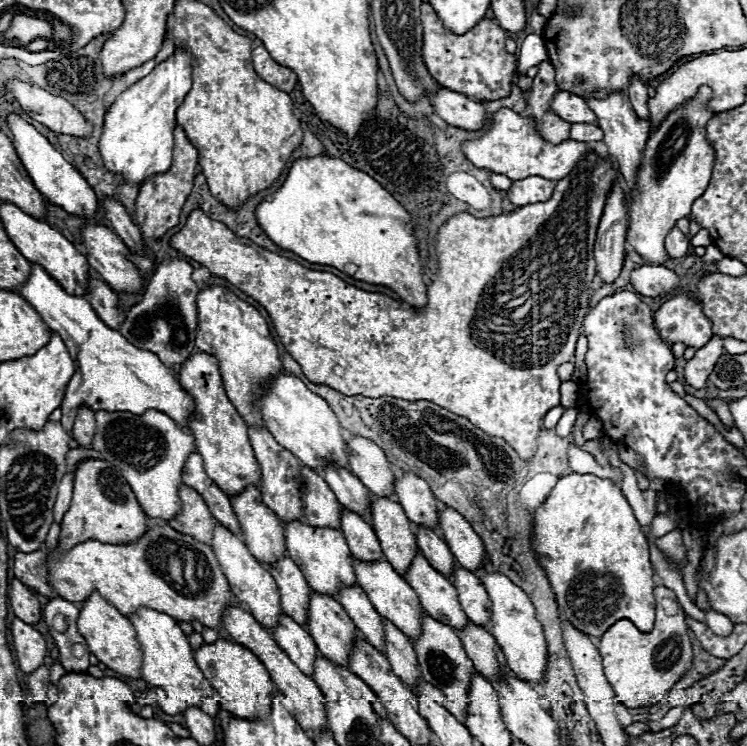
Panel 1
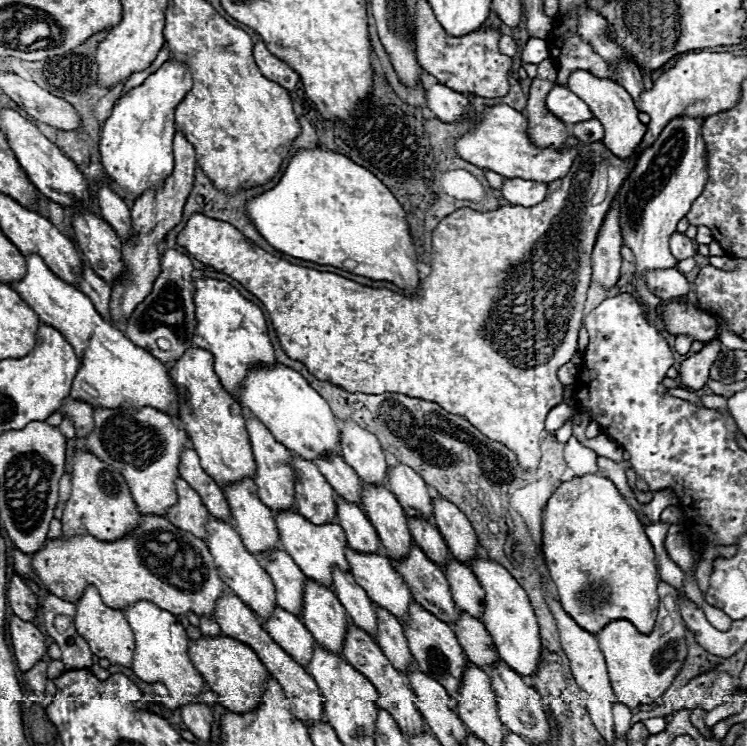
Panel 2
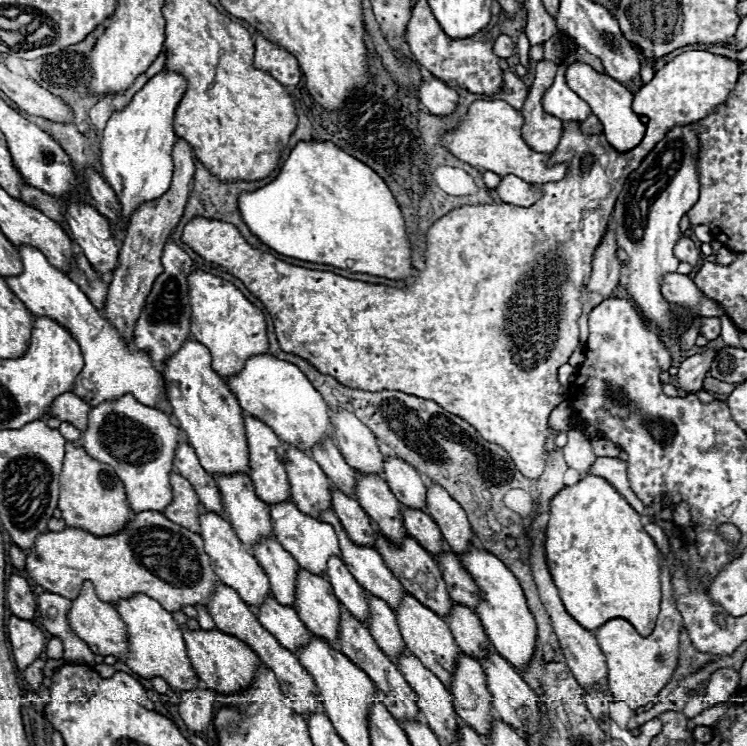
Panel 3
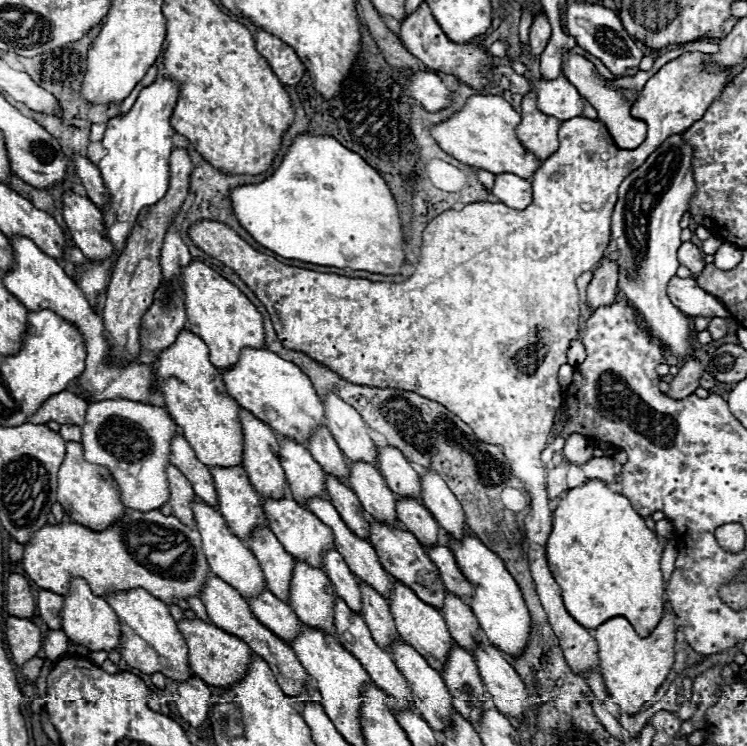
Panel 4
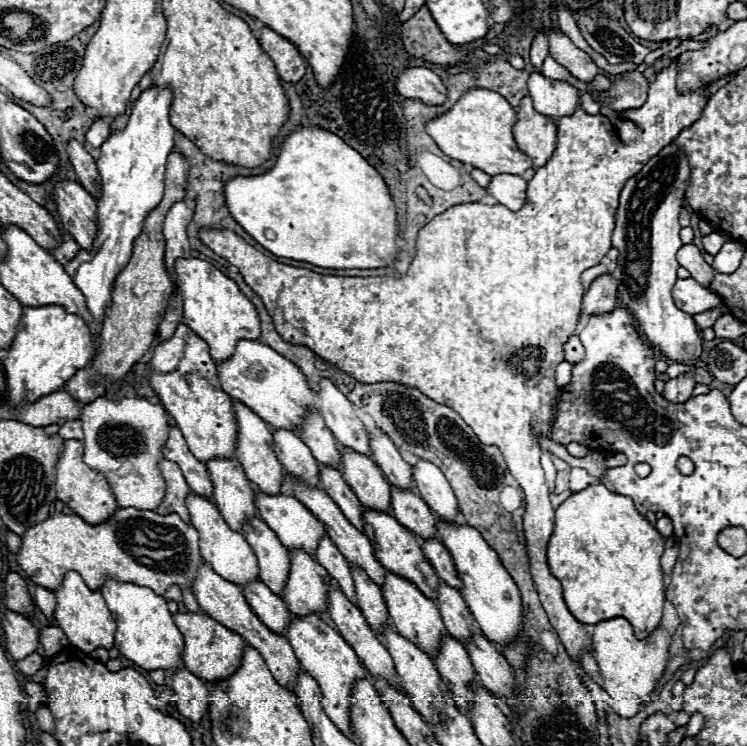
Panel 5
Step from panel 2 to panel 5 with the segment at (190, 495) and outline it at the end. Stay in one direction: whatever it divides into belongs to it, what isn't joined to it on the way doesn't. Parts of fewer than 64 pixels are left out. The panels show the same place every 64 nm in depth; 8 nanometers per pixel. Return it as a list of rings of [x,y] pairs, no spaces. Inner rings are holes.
[[[170,460],[160,462],[160,472],[166,480],[166,496],[164,496],[162,504],[156,508],[156,512],[164,512],[164,514],[176,512],[188,524],[190,514],[186,508],[186,496],[190,494],[190,486],[188,486],[186,478],[182,476],[178,464],[172,464]]]

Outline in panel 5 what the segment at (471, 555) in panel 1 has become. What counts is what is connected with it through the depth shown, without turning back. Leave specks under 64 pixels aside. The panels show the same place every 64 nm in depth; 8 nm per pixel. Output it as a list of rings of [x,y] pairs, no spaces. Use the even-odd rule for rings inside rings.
[[[418,460],[418,464],[414,466],[414,484],[420,492],[420,498],[432,508],[438,518],[448,520],[450,524],[456,522],[456,516],[460,514],[458,500],[440,468],[436,468],[432,462]]]

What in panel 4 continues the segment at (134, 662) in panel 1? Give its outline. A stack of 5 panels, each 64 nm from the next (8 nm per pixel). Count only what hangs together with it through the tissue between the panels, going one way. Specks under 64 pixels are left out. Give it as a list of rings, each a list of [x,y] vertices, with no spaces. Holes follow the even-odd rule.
[[[82,578],[72,580],[72,590],[70,590],[70,594],[64,596],[64,608],[62,608],[60,616],[62,616],[62,628],[72,642],[86,646],[92,652],[120,650],[120,620],[104,598],[92,594],[86,580],[82,580]]]

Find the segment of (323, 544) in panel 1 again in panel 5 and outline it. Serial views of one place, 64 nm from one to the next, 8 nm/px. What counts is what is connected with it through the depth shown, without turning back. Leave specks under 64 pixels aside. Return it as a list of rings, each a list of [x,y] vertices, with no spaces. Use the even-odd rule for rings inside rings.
[[[256,492],[256,506],[260,512],[260,518],[276,532],[276,536],[280,538],[280,542],[292,550],[292,548],[300,548],[302,552],[308,552],[312,558],[316,554],[318,542],[326,536],[326,528],[320,520],[316,520],[312,516],[312,512],[294,496],[284,496],[284,494],[264,494],[264,492]]]

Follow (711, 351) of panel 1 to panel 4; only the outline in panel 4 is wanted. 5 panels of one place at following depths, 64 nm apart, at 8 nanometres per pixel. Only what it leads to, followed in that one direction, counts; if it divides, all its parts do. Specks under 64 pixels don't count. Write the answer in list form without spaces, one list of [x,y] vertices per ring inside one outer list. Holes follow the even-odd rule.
[[[688,358],[684,362],[684,366],[680,368],[680,372],[674,376],[674,380],[670,382],[668,396],[682,400],[682,398],[694,394],[694,390],[700,386],[702,374],[704,374],[704,364],[696,358]]]

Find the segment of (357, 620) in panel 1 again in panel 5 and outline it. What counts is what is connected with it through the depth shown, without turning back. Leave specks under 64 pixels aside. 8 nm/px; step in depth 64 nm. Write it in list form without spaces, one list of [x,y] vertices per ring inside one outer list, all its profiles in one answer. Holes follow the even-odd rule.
[[[322,538],[320,546],[316,550],[316,560],[328,570],[328,574],[338,582],[340,590],[348,596],[348,600],[352,600],[352,604],[356,604],[356,592],[354,592],[354,580],[352,580],[352,572],[350,572],[350,564],[346,562],[346,558],[340,554],[340,550],[332,544],[330,538]]]

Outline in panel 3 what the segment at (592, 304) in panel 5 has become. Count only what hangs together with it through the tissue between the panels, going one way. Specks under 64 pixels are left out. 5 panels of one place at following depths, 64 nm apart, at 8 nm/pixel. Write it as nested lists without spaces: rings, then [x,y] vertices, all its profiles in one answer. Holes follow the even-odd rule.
[[[608,226],[600,246],[594,252],[592,278],[588,282],[588,290],[602,294],[602,298],[608,298],[612,294],[612,290],[618,286],[618,274],[620,274],[622,262],[618,260],[616,250],[618,250],[616,234]]]

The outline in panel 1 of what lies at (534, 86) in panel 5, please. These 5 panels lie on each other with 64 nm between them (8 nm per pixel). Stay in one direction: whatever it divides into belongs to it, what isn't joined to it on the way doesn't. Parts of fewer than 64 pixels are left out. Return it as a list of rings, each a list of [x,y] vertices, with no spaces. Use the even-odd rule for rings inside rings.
[[[560,90],[554,100],[552,100],[552,110],[566,122],[570,124],[598,124],[596,120],[596,114],[588,108],[586,100],[576,96],[576,94],[570,94],[570,92],[564,92]]]

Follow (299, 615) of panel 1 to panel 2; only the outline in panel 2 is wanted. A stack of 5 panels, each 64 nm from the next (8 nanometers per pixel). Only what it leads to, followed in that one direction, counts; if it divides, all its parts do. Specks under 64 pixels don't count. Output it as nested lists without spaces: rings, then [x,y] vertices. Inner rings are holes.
[[[272,550],[268,554],[260,554],[260,562],[274,580],[278,606],[284,608],[286,612],[300,616],[304,604],[306,576],[300,572],[298,564],[284,550]]]

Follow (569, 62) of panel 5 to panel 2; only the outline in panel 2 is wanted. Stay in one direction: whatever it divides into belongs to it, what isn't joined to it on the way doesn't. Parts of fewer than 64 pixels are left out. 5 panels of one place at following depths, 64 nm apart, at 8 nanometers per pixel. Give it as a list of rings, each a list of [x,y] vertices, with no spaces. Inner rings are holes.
[[[576,70],[570,74],[568,78],[568,88],[572,92],[576,92],[576,96],[580,96],[594,112],[594,116],[602,122],[604,126],[604,138],[602,142],[606,144],[606,148],[614,154],[620,156],[622,160],[630,160],[636,156],[636,148],[640,148],[644,132],[646,132],[646,124],[642,124],[638,120],[638,110],[630,98],[630,94],[616,82],[612,80],[600,80],[594,78],[590,72],[586,70]]]

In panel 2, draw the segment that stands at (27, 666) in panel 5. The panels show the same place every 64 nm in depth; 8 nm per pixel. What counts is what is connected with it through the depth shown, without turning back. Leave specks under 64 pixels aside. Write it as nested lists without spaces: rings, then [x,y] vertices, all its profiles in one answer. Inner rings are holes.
[[[38,662],[32,670],[26,672],[26,682],[36,694],[44,694],[46,688],[46,662]]]

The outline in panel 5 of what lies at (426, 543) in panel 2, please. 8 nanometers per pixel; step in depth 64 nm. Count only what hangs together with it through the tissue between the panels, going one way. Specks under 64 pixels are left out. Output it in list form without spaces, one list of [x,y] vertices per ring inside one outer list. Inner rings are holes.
[[[392,488],[392,514],[402,526],[412,530],[420,538],[436,536],[436,516],[412,490]]]

